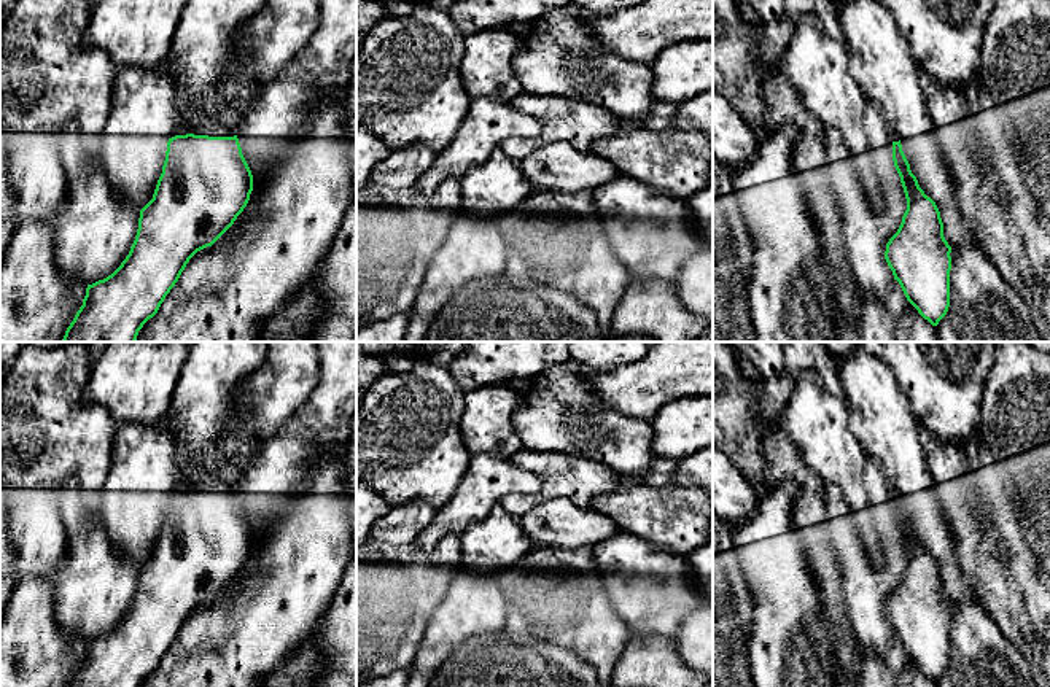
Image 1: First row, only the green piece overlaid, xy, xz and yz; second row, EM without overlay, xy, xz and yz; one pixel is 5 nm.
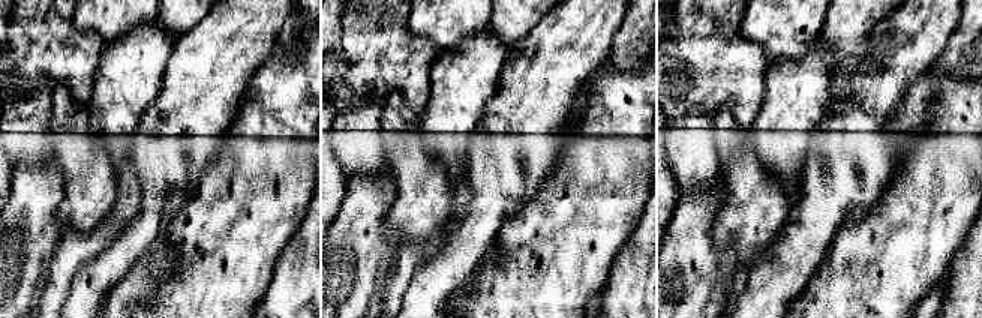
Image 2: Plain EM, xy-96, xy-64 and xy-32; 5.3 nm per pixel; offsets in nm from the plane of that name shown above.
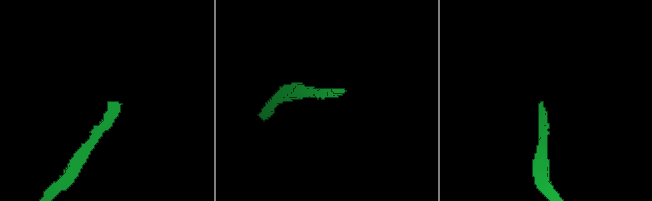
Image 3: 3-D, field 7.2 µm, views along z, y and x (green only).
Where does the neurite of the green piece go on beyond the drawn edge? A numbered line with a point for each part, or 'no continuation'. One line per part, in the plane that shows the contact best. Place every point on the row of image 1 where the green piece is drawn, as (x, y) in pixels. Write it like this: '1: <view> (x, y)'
1: xy (213, 128)

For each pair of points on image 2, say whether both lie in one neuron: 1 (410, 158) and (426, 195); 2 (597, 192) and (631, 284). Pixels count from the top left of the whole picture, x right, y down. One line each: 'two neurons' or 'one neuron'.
1: one neuron
2: two neurons

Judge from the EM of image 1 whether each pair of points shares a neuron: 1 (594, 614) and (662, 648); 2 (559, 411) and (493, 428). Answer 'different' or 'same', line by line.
1: different
2: different

